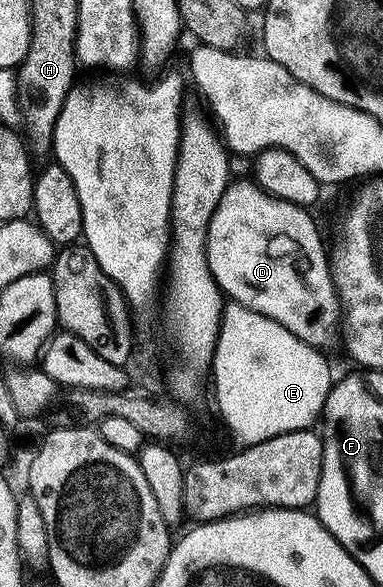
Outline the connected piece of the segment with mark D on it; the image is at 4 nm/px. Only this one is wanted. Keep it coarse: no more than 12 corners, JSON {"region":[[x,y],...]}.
{"region":[[226,186],[206,261],[233,303],[339,343],[328,248],[301,204]]}

